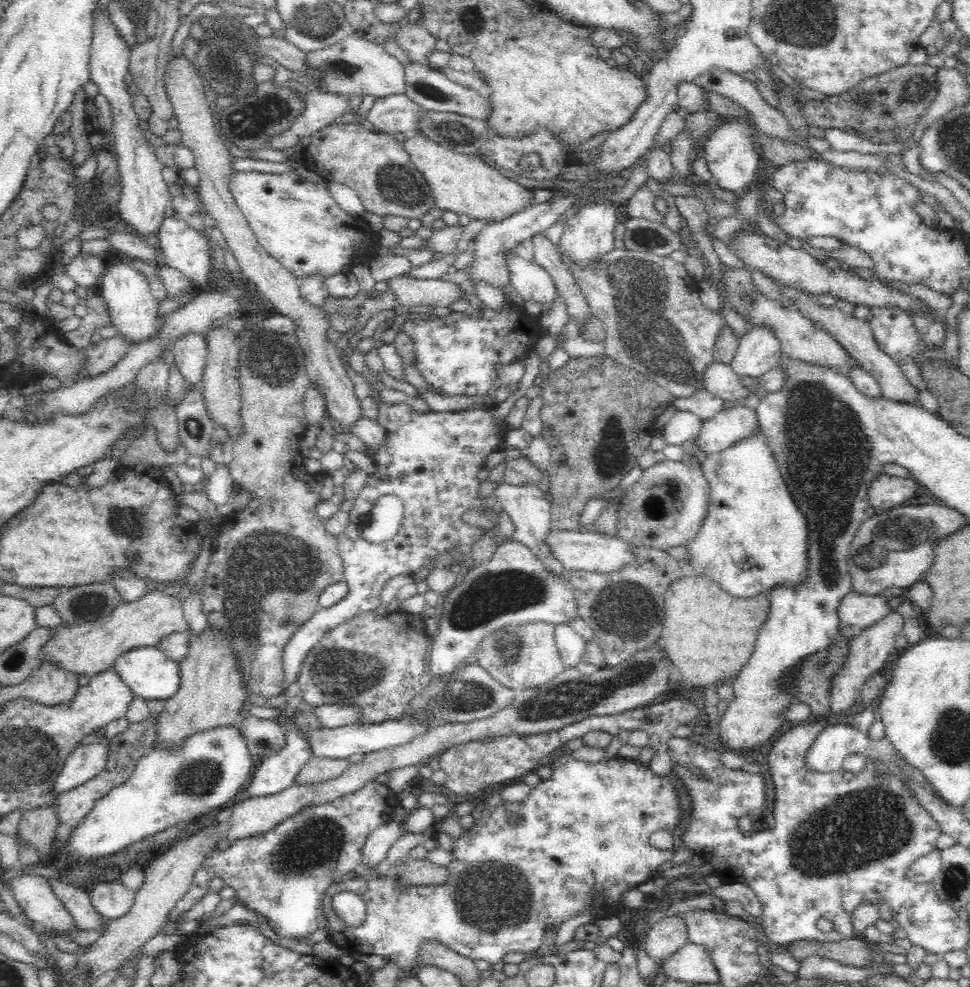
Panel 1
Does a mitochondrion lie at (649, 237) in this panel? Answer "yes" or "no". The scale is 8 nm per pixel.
yes

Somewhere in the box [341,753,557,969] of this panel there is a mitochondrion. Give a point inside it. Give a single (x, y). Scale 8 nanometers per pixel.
(483, 894)

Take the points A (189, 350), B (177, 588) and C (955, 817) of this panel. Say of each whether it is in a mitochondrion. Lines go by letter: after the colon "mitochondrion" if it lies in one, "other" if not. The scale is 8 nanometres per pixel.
A: other
B: other
C: other

